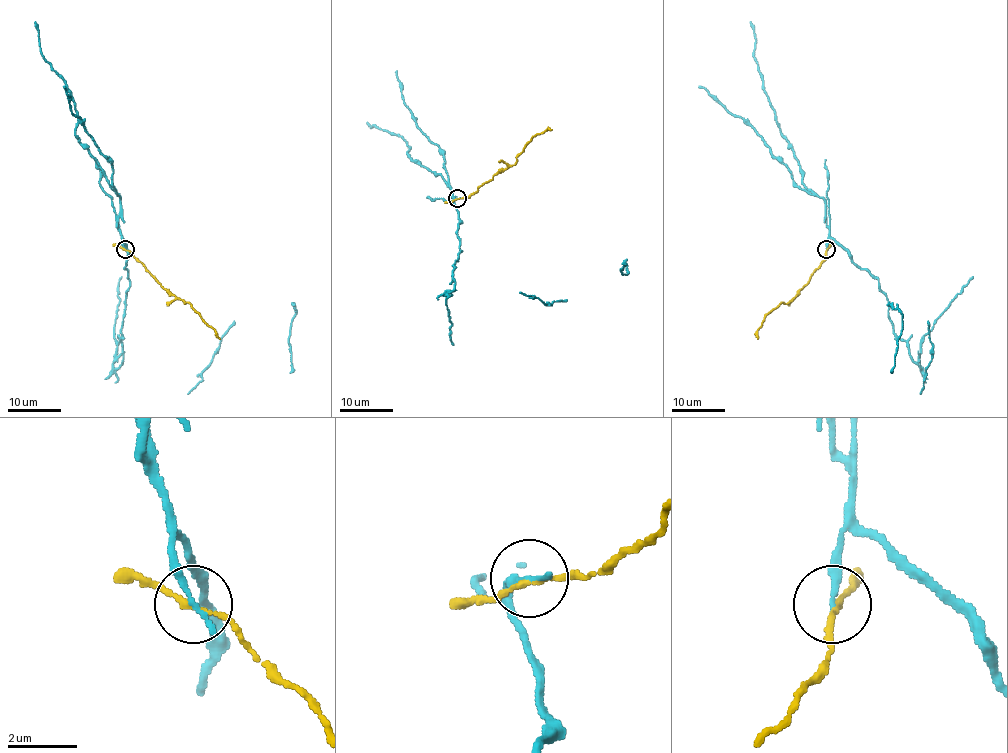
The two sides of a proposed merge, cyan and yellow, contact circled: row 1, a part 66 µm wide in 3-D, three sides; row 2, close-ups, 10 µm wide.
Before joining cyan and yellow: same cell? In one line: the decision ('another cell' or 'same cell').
another cell

